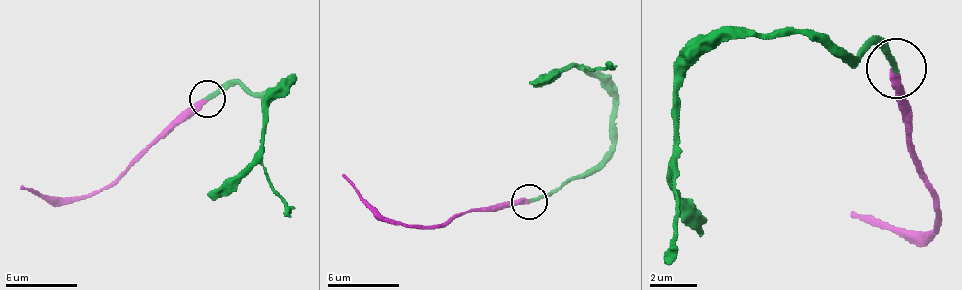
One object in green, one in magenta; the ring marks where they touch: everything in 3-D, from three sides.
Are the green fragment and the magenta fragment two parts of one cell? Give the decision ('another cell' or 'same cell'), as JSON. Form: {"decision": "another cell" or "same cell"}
{"decision": "same cell"}

